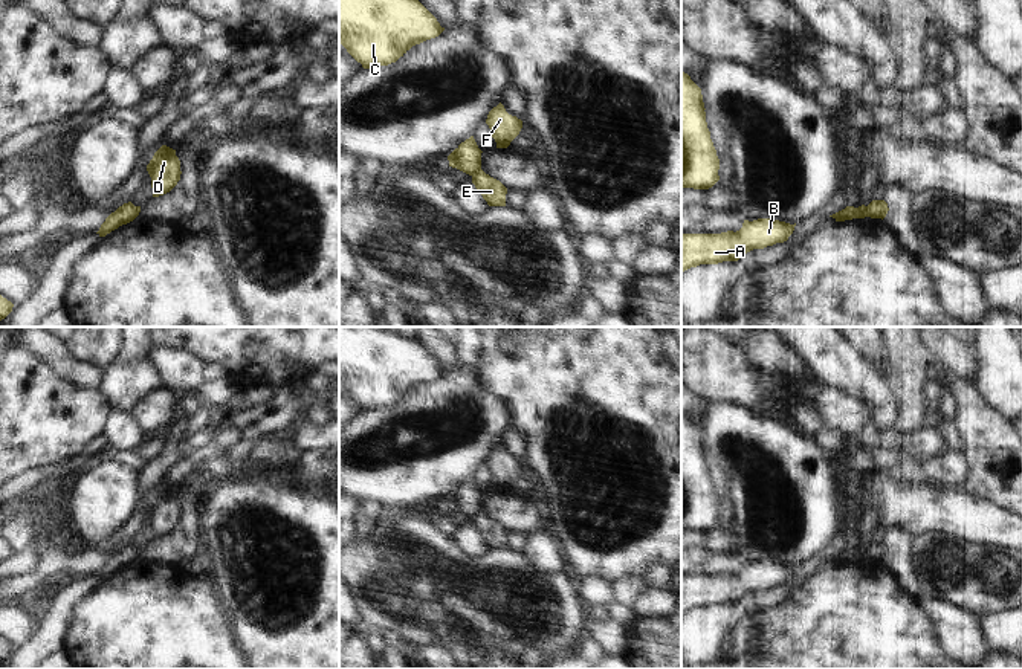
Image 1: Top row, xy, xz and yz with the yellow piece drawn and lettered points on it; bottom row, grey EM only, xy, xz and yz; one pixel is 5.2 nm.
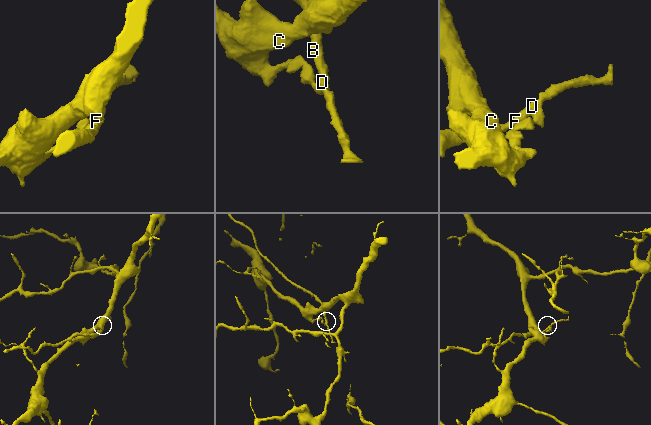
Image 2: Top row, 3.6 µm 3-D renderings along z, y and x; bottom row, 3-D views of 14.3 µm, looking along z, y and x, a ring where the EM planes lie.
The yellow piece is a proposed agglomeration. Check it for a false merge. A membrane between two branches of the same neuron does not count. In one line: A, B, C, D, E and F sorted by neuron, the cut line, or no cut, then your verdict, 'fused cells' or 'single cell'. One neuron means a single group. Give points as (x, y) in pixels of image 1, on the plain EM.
groups A B D E F / C; cut yz (866, 549), (869, 558); fused cells

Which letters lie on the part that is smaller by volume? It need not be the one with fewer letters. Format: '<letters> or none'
A, B, D, E, F.

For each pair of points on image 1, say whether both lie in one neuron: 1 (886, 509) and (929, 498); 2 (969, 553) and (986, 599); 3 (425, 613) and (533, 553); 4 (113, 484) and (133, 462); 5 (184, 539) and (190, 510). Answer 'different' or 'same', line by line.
1: same
2: same
3: different
4: different
5: same

